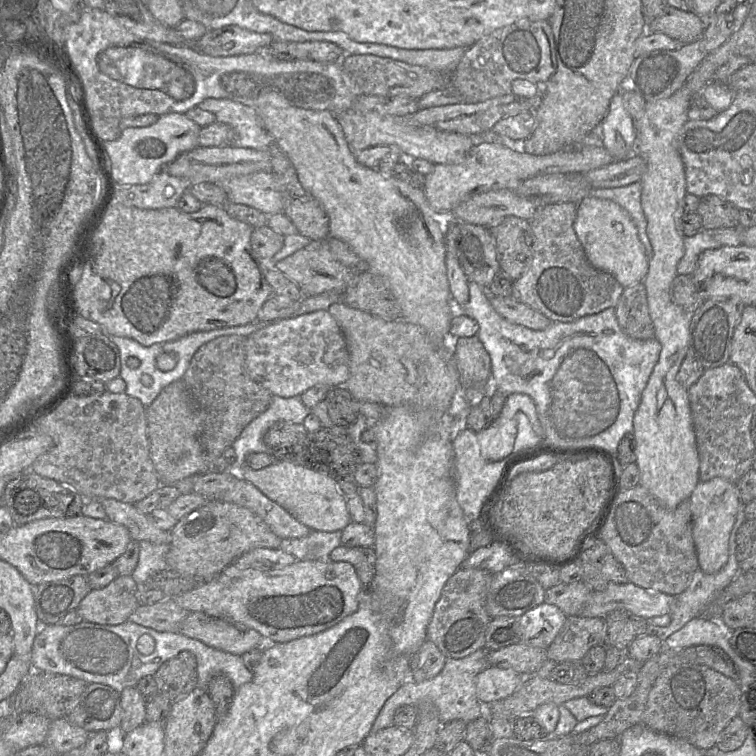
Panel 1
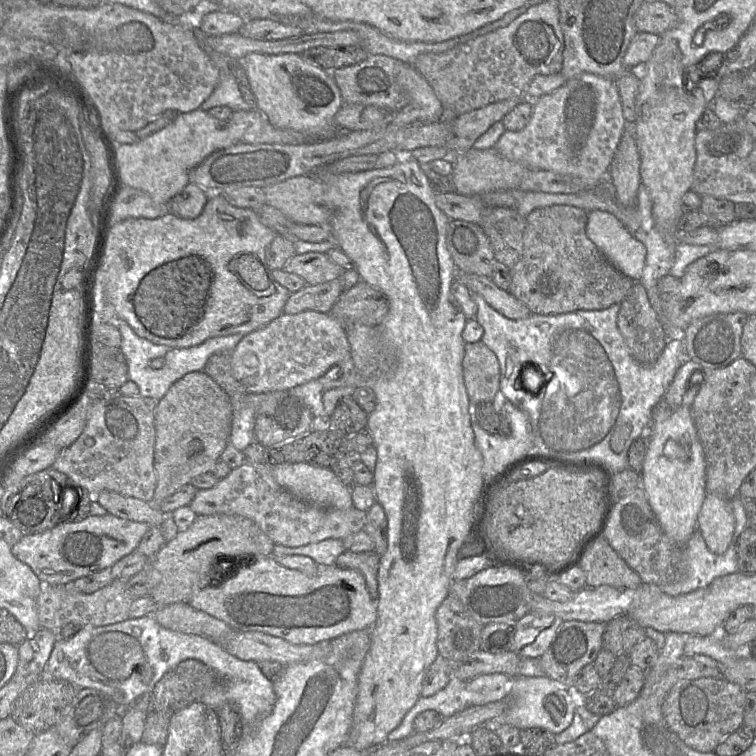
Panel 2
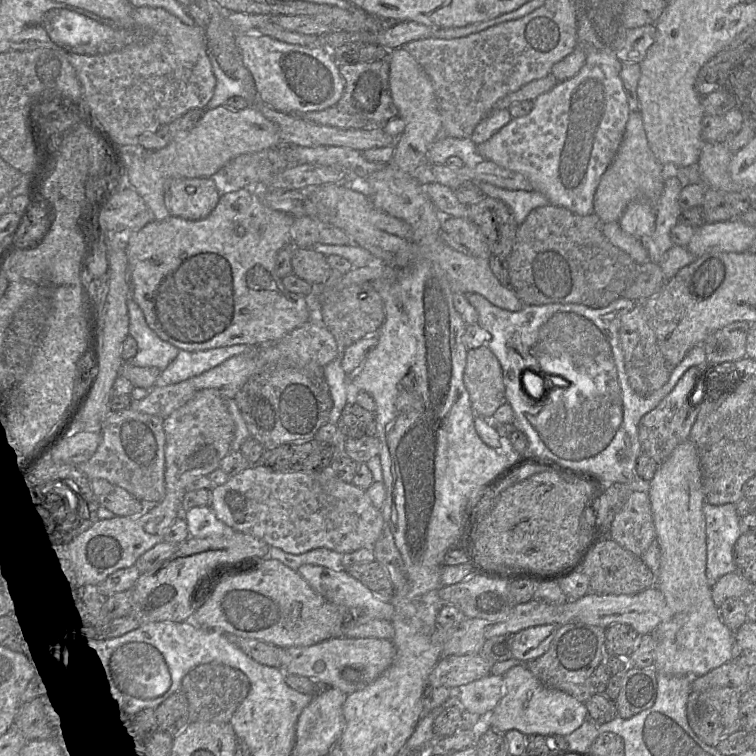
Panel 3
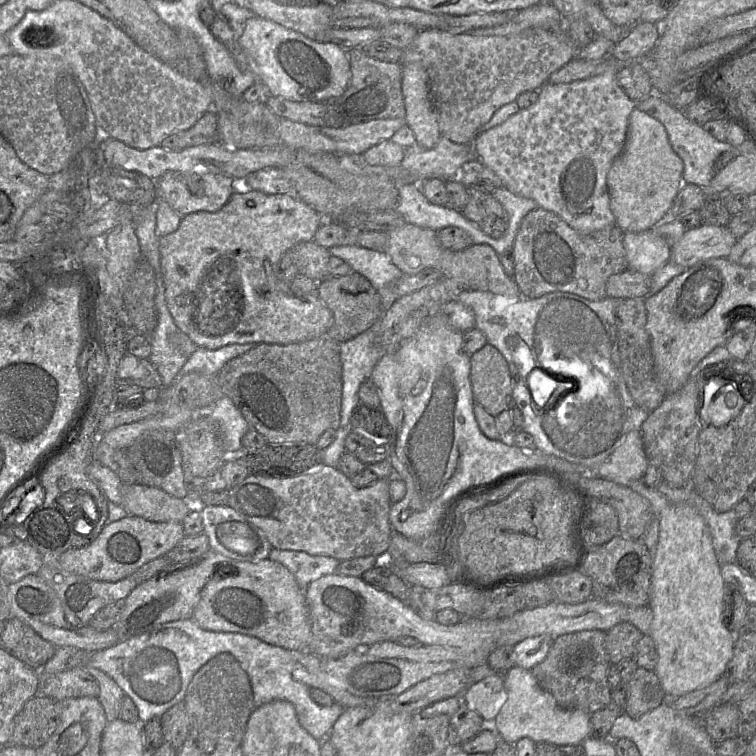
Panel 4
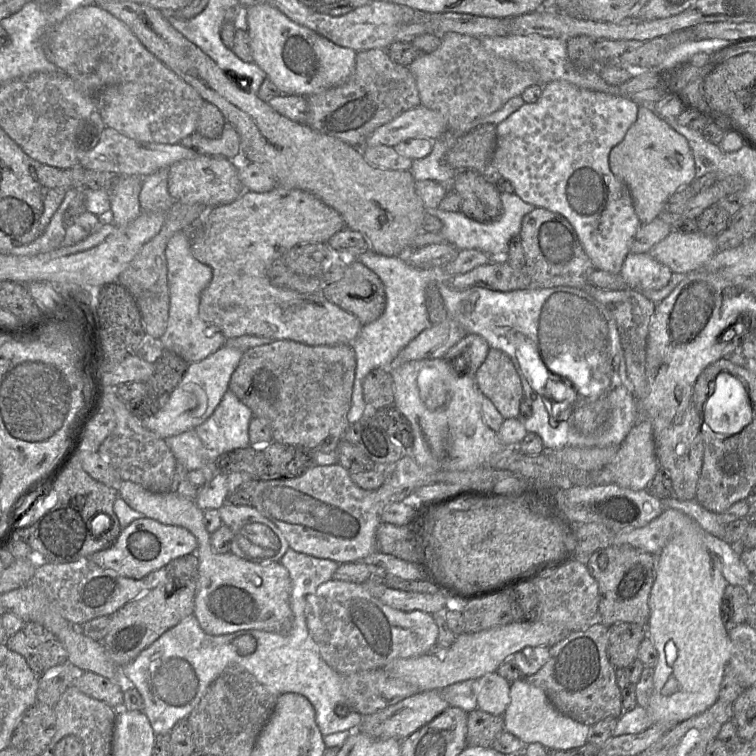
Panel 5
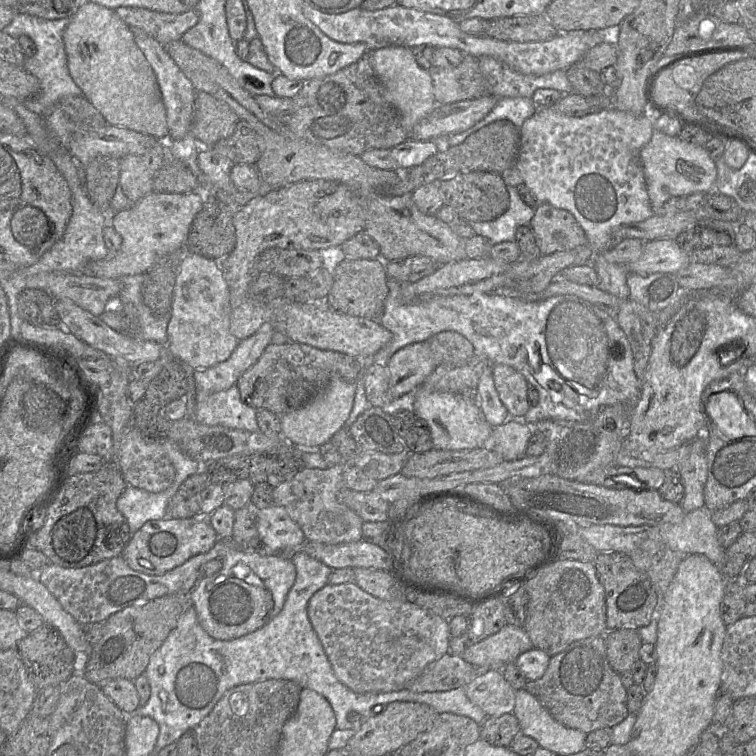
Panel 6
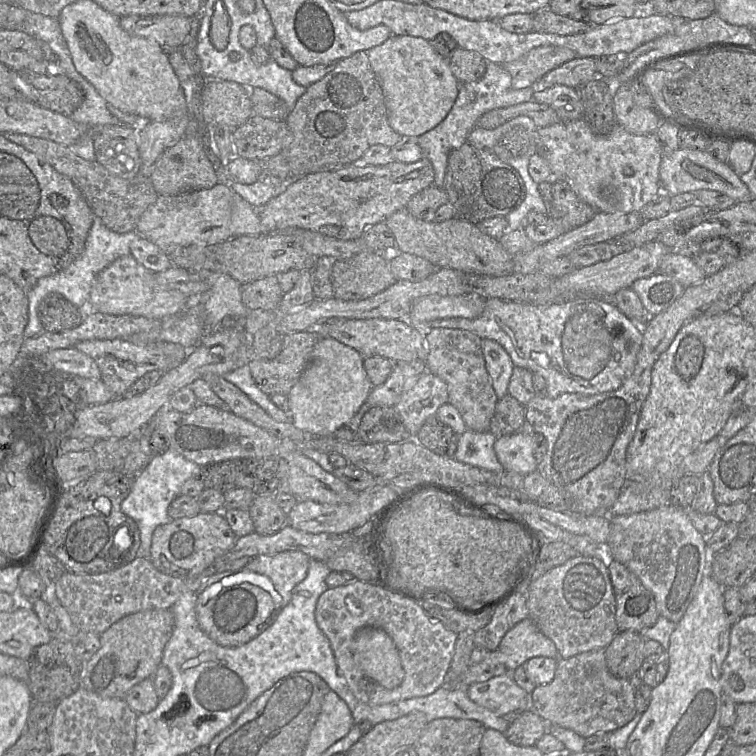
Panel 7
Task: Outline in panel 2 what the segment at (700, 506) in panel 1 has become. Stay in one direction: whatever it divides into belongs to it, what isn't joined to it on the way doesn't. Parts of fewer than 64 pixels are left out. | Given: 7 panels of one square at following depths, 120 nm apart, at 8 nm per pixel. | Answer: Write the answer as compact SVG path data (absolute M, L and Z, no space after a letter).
M707 493L698 515L697 529L712 553L724 554L735 529L735 517L730 500Z

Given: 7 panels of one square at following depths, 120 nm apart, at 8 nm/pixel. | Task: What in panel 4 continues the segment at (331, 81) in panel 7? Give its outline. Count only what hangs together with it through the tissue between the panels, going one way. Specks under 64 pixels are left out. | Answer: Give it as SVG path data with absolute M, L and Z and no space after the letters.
M361 47L348 50L351 80L345 92L325 102L327 106L325 126L345 128L376 119L405 118L402 93L402 65L384 62L368 56Z

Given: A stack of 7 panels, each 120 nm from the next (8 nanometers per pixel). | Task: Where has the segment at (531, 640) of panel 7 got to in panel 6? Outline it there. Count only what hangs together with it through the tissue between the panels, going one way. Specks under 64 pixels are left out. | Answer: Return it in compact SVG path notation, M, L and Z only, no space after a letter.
M507 624L497 633L469 646L461 657L478 669L502 670L532 648L522 626Z

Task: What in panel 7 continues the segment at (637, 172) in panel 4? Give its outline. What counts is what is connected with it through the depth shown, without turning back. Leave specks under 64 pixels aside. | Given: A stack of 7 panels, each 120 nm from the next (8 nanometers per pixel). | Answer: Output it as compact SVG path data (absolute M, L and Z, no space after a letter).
M680 147L671 153L664 153L659 175L662 192L668 195L714 190L728 195L735 202L747 202L755 199L751 197L747 185L730 164L716 159L707 150Z

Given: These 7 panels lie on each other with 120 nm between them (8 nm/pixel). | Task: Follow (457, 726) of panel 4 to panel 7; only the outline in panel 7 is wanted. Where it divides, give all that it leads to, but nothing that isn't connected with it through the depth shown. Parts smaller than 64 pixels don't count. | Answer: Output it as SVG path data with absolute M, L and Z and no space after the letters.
M532 709L509 717L510 724L504 732L506 738L518 746L535 746L549 731L549 723Z

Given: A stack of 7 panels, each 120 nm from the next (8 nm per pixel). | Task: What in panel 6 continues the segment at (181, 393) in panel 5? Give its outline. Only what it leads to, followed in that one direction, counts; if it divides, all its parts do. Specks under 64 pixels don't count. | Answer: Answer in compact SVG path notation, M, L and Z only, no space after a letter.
M265 323L255 334L240 340L231 356L215 366L196 369L193 372L194 391L197 400L203 400L210 394L224 391L236 384L239 377L260 358L266 347L271 343L275 329L270 323Z

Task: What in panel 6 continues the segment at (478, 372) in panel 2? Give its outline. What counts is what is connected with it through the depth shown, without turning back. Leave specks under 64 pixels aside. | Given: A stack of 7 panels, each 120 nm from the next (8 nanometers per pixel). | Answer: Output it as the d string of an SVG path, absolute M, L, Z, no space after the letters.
M492 364L491 367L495 388L510 418L522 419L530 409L527 380L511 366Z

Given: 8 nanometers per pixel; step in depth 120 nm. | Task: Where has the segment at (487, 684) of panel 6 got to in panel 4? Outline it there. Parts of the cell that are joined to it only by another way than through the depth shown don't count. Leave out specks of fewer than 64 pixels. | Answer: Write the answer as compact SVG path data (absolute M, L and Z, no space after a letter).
M495 674L471 683L458 697L461 697L464 705L479 713L484 720L495 720L507 699L503 676Z

